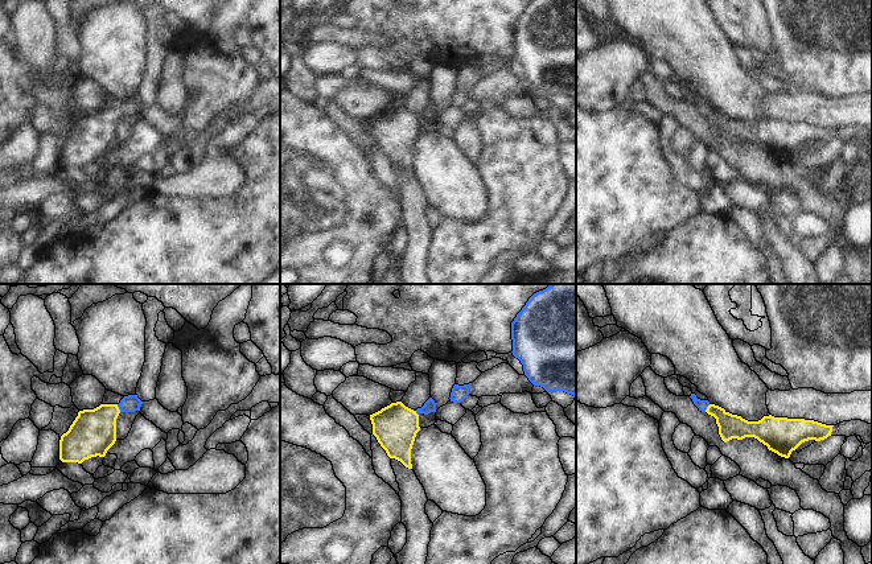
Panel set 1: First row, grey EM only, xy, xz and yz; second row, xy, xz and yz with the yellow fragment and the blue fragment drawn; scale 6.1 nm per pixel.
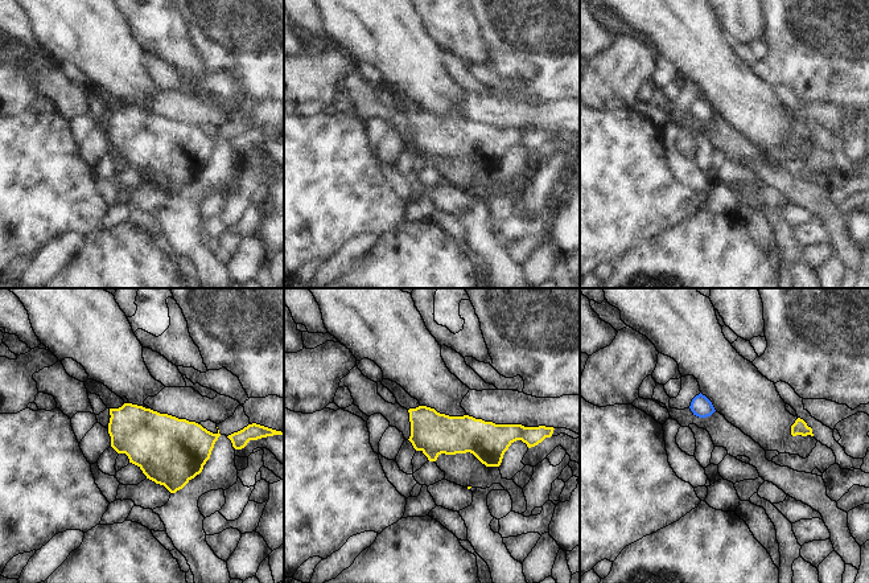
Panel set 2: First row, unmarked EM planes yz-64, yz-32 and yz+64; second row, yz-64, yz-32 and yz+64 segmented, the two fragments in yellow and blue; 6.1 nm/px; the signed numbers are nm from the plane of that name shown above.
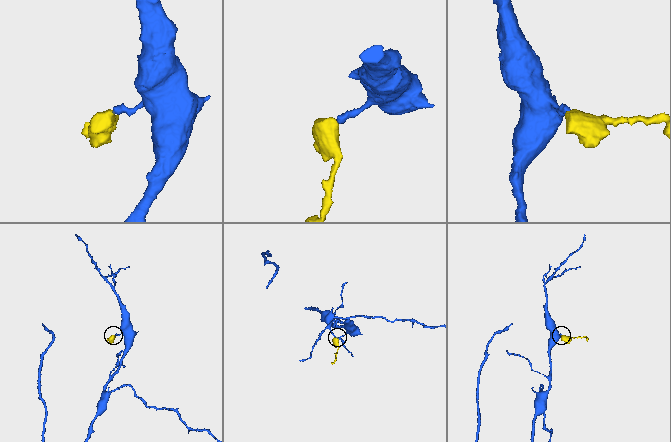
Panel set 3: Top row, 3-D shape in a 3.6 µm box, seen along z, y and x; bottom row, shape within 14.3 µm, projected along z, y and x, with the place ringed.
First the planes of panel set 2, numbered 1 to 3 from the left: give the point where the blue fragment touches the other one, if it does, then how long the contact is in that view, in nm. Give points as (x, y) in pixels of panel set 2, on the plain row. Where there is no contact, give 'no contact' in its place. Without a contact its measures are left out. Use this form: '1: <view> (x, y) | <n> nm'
1: no contact
2: no contact
3: no contact

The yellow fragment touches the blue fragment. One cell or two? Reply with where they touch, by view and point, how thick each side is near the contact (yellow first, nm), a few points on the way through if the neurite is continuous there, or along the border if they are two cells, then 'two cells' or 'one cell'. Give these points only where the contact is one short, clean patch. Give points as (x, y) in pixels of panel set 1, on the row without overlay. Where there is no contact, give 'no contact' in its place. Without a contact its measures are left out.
contact xy (118, 112); calibres 280 and 110 nm; way xy (93, 136), (118, 112), (131, 107); one cell

